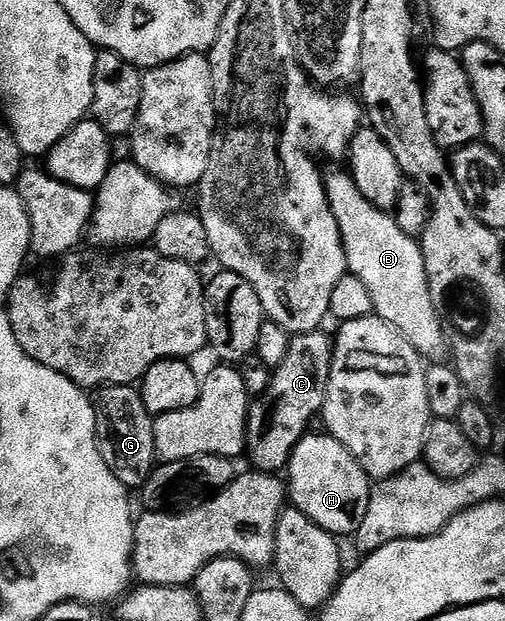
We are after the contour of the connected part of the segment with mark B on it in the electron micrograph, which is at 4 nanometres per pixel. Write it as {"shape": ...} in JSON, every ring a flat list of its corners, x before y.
{"shape":[[350,170,327,171,323,180,333,217,341,229,347,270,363,282,373,297,374,314,393,325,424,357,444,354,447,337,433,305,425,273,425,257,418,242,410,239,395,223,394,214,369,202,359,191]]}

